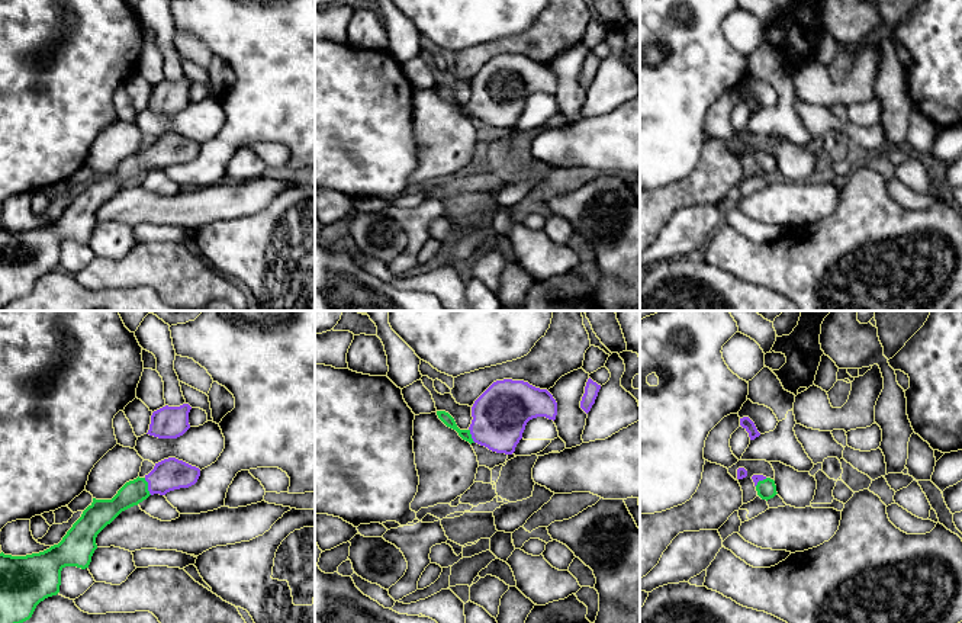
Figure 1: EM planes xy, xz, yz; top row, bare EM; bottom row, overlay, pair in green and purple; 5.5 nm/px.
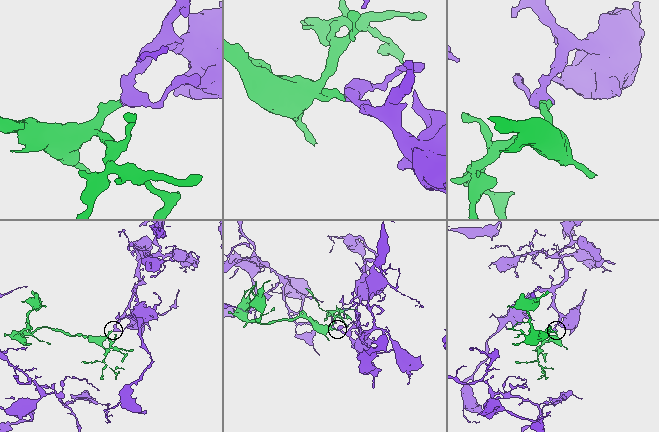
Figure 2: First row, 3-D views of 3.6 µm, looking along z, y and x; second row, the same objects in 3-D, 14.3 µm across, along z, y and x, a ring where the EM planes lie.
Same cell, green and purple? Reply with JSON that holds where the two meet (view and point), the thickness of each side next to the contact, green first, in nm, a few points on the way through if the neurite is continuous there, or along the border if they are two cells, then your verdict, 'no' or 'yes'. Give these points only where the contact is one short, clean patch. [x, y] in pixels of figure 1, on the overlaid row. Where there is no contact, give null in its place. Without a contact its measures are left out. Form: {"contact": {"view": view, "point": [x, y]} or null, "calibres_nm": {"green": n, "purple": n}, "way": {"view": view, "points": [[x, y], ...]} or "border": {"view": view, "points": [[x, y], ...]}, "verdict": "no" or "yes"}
{"contact": {"view": "xy", "point": [147, 487]}, "calibres_nm": {"green": 140, "purple": 180}, "way": {"view": "xy", "points": [[132, 493], [147, 487], [170, 474]]}, "verdict": "yes"}

